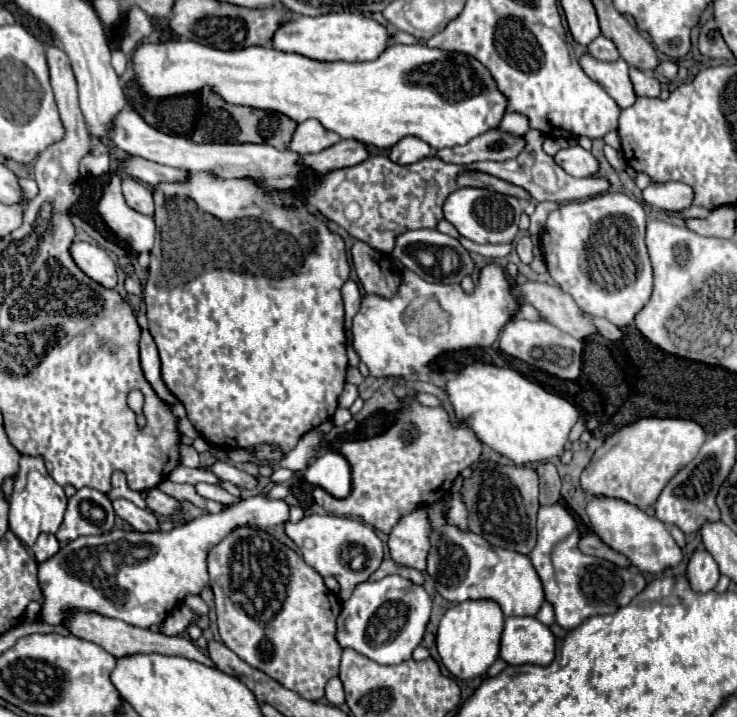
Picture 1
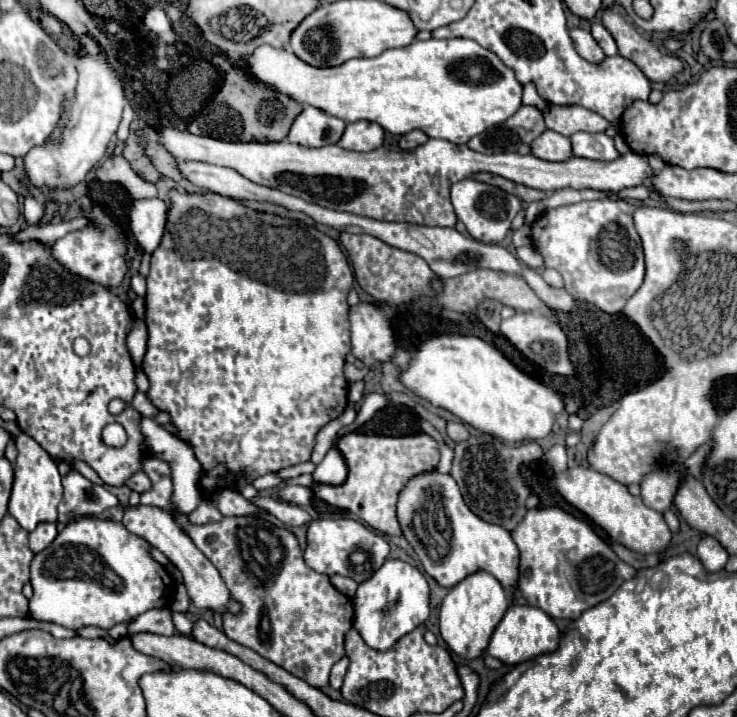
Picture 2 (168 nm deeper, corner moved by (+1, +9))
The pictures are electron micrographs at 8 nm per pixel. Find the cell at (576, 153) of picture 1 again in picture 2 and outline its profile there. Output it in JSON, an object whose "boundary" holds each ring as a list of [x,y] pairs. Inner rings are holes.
{"boundary":[[[545,130],[537,140],[531,142],[531,154],[543,160],[563,162],[573,158],[573,146],[567,136],[557,134],[553,130]]]}

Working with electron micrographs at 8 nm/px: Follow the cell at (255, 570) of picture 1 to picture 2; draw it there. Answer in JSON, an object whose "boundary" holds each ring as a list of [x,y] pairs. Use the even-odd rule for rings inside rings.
{"boundary":[[[147,458],[143,472],[151,478],[153,490],[141,494],[141,504],[167,508],[177,518],[177,524],[219,570],[231,600],[241,606],[235,614],[223,612],[223,632],[233,642],[255,650],[309,686],[327,686],[333,664],[345,656],[341,642],[353,626],[351,598],[333,588],[329,576],[305,564],[299,542],[289,530],[253,516],[231,516],[207,526],[191,524],[189,516],[169,500],[173,498],[169,462]]]}

